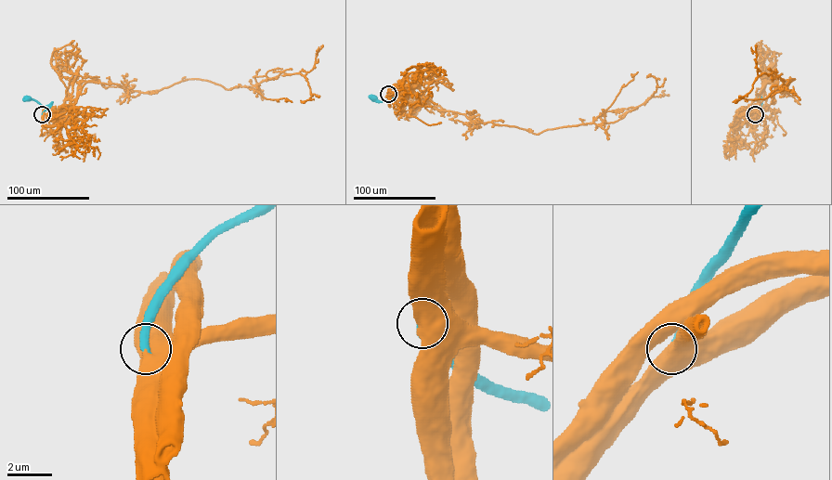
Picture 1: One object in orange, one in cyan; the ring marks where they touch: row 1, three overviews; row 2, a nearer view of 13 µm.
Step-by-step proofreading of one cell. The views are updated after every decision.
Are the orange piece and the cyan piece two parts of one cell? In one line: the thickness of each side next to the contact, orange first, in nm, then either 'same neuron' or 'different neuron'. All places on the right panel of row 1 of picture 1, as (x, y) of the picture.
600/400 nm | same neuron

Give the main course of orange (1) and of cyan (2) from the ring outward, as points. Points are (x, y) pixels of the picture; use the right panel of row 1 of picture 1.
1: (755, 114), (745, 120), (768, 82), (784, 93), (795, 79), (786, 89), (773, 72), (762, 73), (738, 100)
2: (755, 114), (760, 102), (762, 106), (762, 100), (759, 98)

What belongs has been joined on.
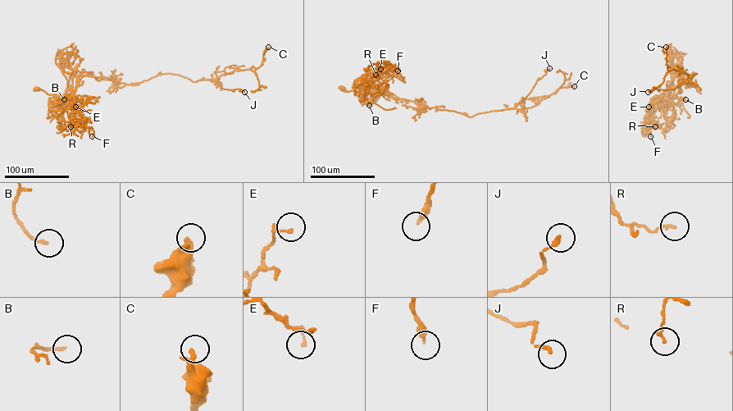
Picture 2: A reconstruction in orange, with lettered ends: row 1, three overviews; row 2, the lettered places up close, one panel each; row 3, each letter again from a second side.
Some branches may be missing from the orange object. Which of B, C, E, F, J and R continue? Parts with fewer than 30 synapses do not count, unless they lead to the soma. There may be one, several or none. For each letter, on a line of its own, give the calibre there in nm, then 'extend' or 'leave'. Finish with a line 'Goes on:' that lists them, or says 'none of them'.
B: 130 nm thick; leave
C: 360 nm thick; leave
E: 140 nm thick; leave
F: 280 nm thick; leave
J: 200 nm thick; leave
R: 130 nm thick; leave
Goes on: none of them

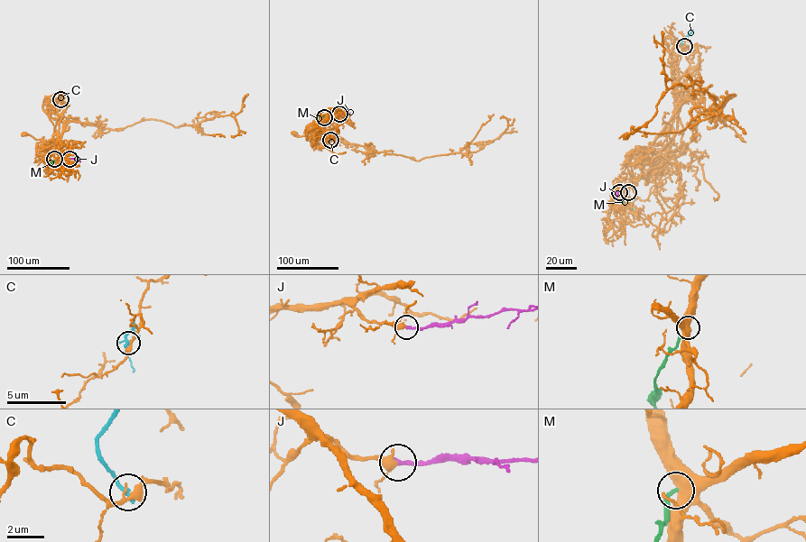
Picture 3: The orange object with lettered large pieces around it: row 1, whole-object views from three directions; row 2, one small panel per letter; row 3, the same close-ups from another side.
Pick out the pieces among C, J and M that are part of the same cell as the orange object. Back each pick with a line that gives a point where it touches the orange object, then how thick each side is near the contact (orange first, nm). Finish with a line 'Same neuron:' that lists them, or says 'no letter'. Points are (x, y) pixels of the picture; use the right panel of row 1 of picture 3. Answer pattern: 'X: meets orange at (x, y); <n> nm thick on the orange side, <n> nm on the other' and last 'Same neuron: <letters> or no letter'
J: meets orange at (619, 192); 360 nm thick on the orange side, 240 nm on the other
Same neuron: J

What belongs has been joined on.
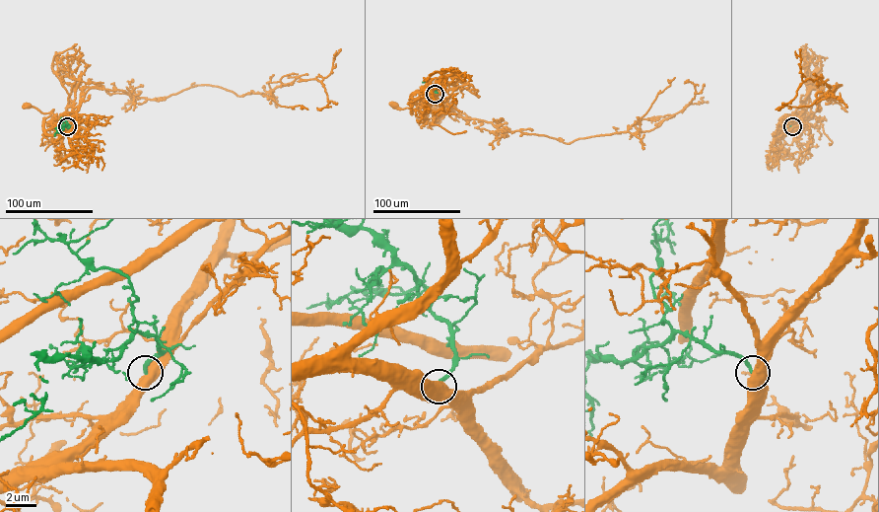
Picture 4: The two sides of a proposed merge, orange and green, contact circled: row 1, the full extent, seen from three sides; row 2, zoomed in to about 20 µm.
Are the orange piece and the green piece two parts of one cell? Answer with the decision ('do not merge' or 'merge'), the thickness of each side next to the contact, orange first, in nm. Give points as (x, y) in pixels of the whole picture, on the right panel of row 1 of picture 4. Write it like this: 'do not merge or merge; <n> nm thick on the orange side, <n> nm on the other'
merge; 550 nm thick on the orange side, 240 nm on the other

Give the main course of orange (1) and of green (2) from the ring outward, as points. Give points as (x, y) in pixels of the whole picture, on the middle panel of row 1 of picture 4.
1: (435, 94), (411, 95), (411, 103), (420, 109), (401, 109), (394, 105)
2: (435, 94), (430, 85), (422, 87)

